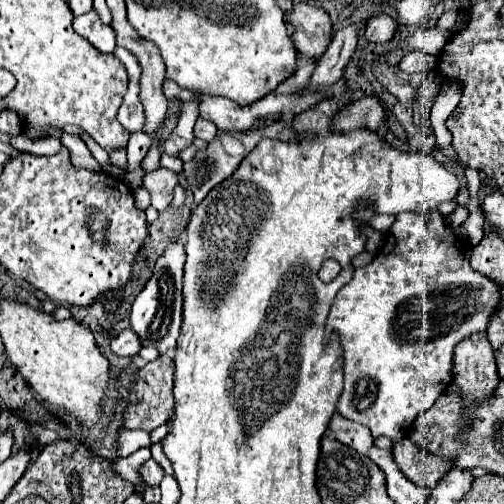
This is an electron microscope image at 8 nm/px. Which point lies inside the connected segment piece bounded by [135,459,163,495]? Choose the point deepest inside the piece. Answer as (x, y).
(151, 473)

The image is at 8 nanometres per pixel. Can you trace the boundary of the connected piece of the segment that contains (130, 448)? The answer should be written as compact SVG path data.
M121 429L117 435L117 447L115 447L115 457L129 457L141 447L151 447L151 439L147 431L127 431Z

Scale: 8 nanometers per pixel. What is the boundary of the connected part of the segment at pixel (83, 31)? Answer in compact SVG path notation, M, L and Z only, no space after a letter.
M87 11L83 15L73 17L73 29L101 53L113 53L115 31L109 25L101 23L101 19L95 11Z

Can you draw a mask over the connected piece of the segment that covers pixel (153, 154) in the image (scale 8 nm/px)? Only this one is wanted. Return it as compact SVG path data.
M155 141L155 143L151 145L151 149L147 151L145 159L141 161L141 169L143 169L145 173L151 173L151 171L159 169L159 155L161 155L161 145Z

